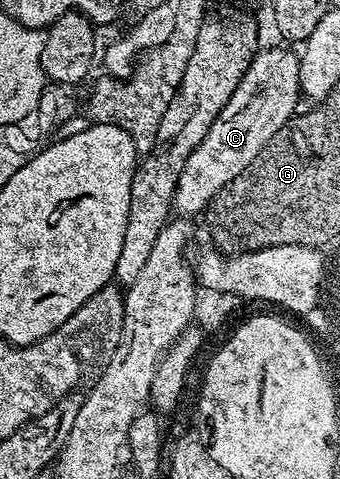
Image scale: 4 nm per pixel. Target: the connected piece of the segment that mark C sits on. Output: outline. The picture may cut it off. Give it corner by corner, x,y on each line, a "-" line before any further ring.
243,97
243,105
241,113
233,117
233,110
227,106
223,108
217,115
217,119
209,126
207,137
203,137
203,141
191,153
191,157
187,157
187,165
183,169
183,173
177,182
177,191
173,195
173,207
176,214
181,217
189,217
185,215
200,216
202,212
209,206
209,202
215,197
215,193
219,193
219,189
223,189
223,185
227,185
227,181
231,181
239,175
251,163
261,150
267,145
267,141
271,141
271,137
275,137
275,133
279,133
279,129
283,129
283,125
289,118
287,113
295,113
291,110
291,97
265,97
267,101
261,103
261,109
249,109
251,100

